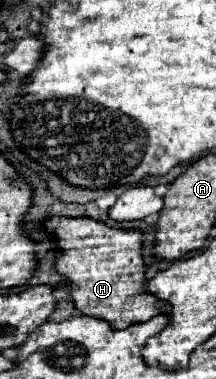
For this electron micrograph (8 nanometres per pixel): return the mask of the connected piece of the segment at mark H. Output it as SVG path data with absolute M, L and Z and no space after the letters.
M49 217L43 223L47 233L53 233L57 255L55 255L55 271L69 283L71 301L77 311L83 315L91 315L95 319L105 319L113 329L127 329L133 323L145 323L155 315L165 315L169 311L169 303L157 299L151 293L145 293L145 265L141 257L141 233L107 227L89 217Z

